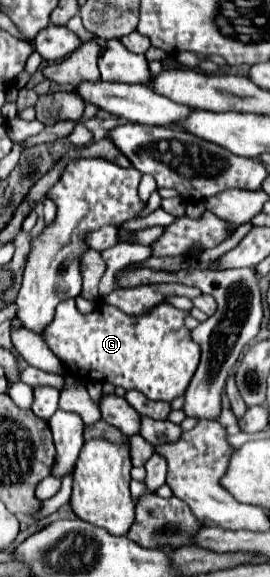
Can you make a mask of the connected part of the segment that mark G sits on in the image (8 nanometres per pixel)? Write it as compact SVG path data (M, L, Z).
M66 299L58 305L54 323L46 329L44 341L64 367L80 379L108 381L126 391L138 389L154 401L170 403L184 395L200 359L200 347L184 327L184 317L186 311L170 303L160 303L142 317L130 317L102 301L98 301L90 315L82 315L74 299Z

